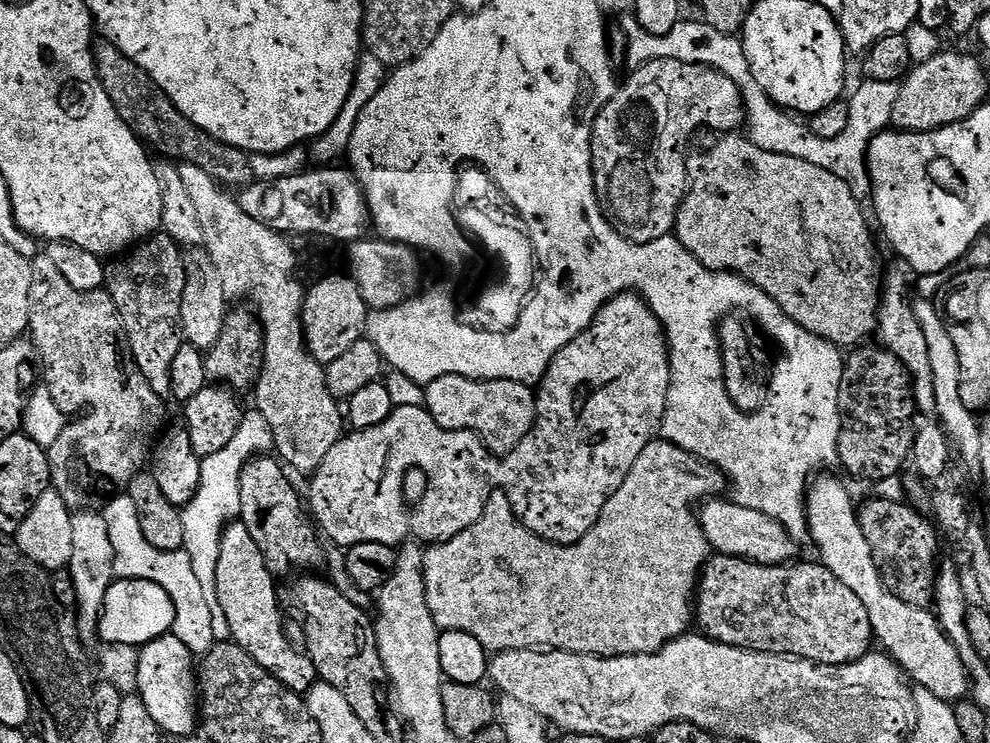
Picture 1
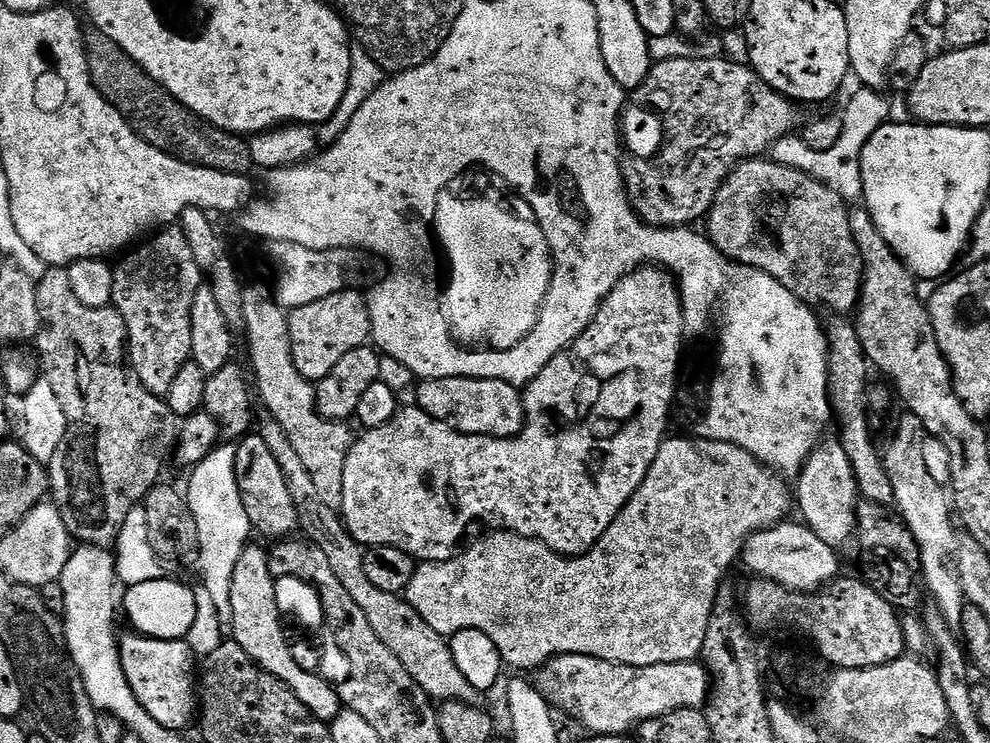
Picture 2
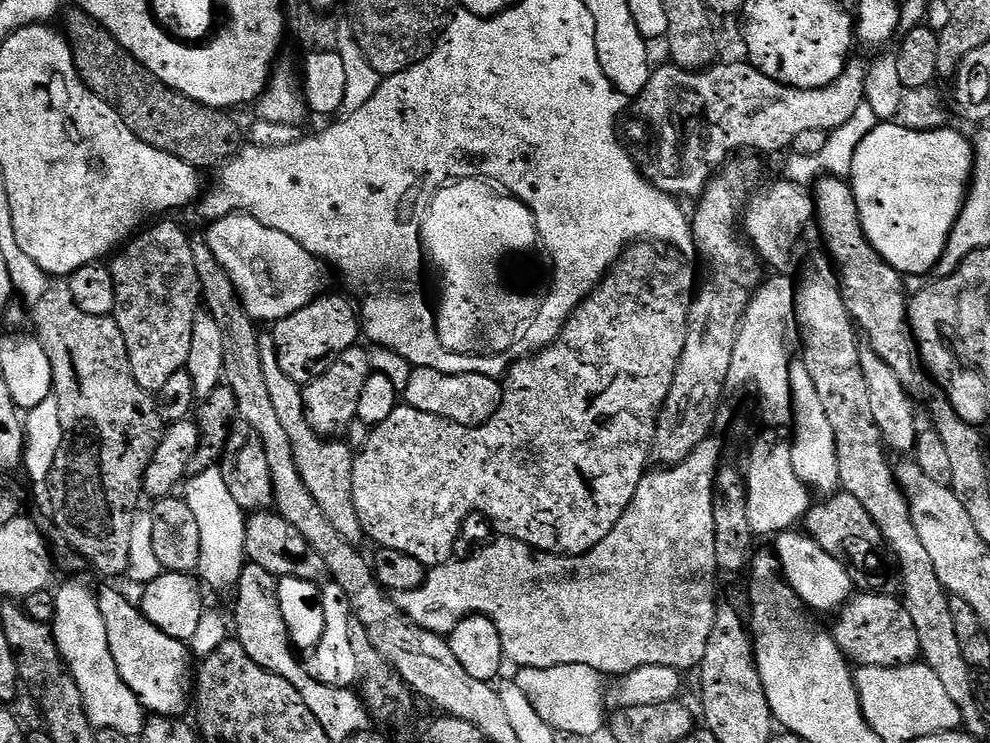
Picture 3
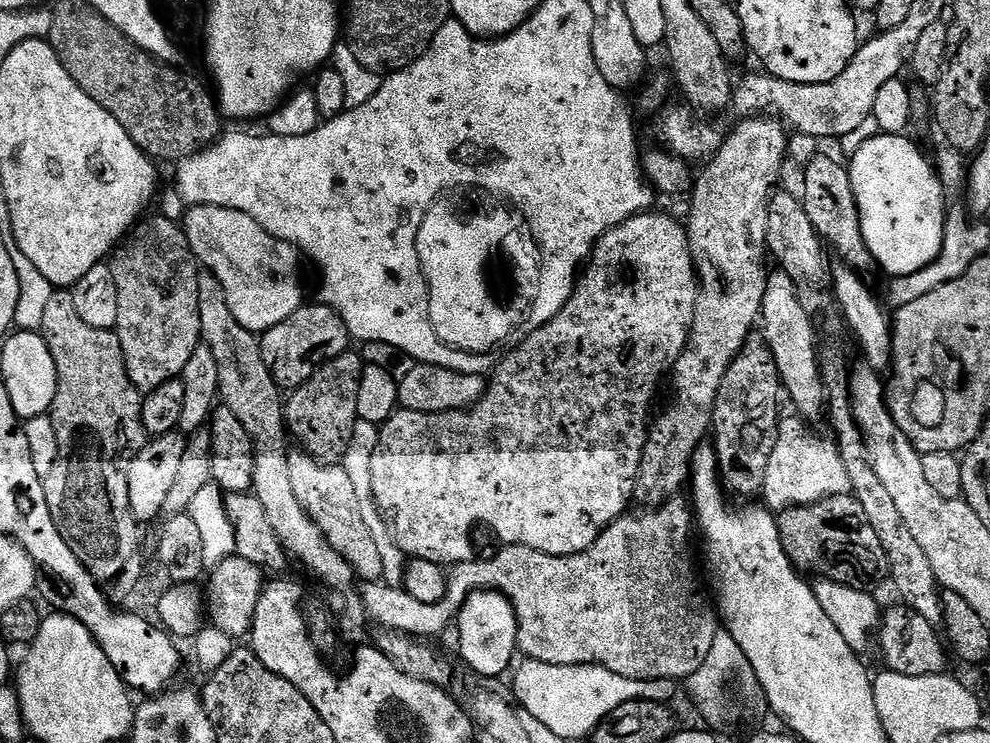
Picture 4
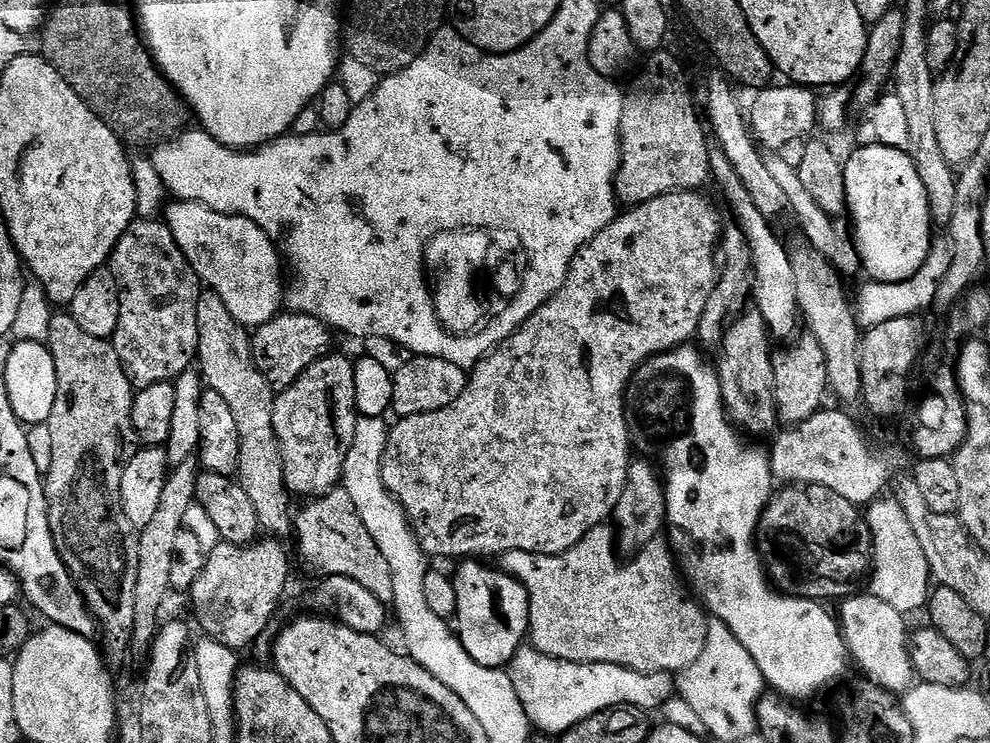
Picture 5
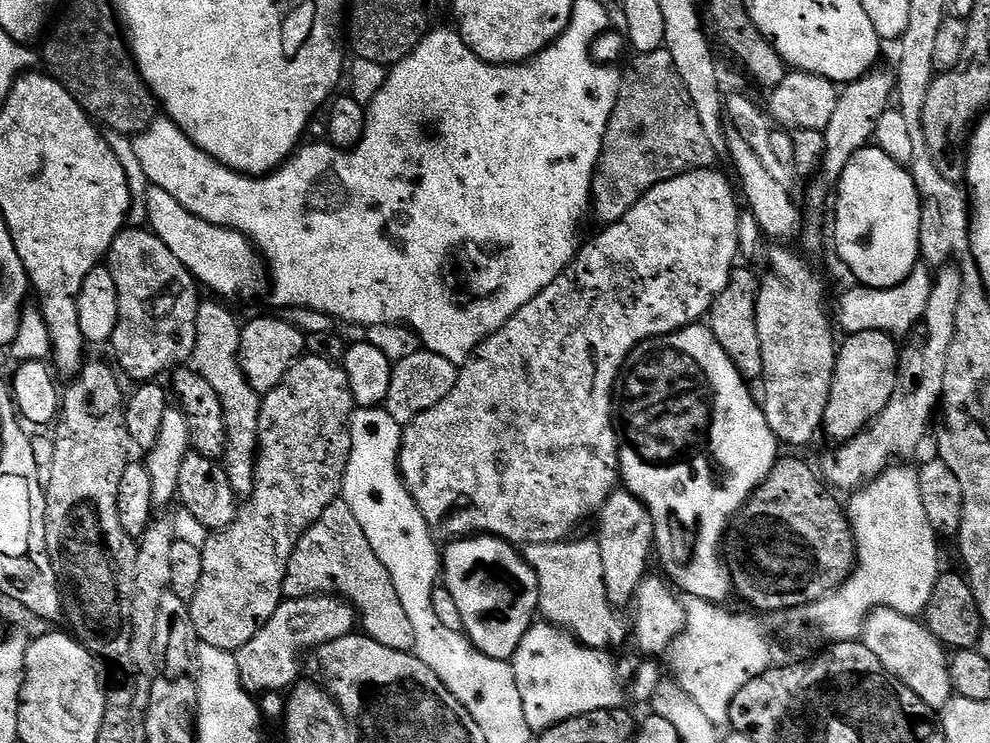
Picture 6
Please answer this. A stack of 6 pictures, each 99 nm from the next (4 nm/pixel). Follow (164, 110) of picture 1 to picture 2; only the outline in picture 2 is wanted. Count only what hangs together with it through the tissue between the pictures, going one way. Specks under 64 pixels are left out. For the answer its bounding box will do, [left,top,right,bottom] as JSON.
[84,27,254,176]

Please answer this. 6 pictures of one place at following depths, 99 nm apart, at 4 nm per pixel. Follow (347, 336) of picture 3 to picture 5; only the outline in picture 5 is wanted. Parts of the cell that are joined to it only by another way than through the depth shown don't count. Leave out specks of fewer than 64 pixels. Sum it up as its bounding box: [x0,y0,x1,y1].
[251,311,333,390]

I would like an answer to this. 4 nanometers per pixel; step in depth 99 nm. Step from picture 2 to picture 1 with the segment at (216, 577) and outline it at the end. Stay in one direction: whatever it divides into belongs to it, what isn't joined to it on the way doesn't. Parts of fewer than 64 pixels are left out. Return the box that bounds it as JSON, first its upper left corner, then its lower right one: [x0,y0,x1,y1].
[182,408,274,642]

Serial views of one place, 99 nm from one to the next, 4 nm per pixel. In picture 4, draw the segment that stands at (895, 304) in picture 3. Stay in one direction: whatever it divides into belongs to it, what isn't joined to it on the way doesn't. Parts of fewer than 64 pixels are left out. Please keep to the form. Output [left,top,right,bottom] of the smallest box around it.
[802,154,874,274]

